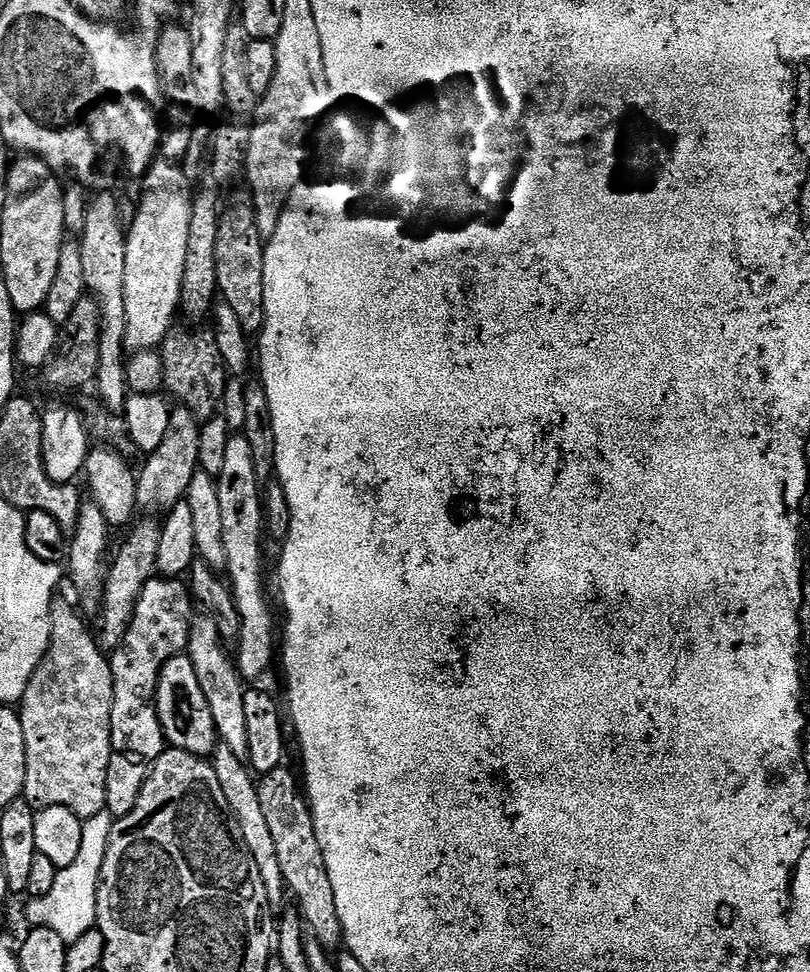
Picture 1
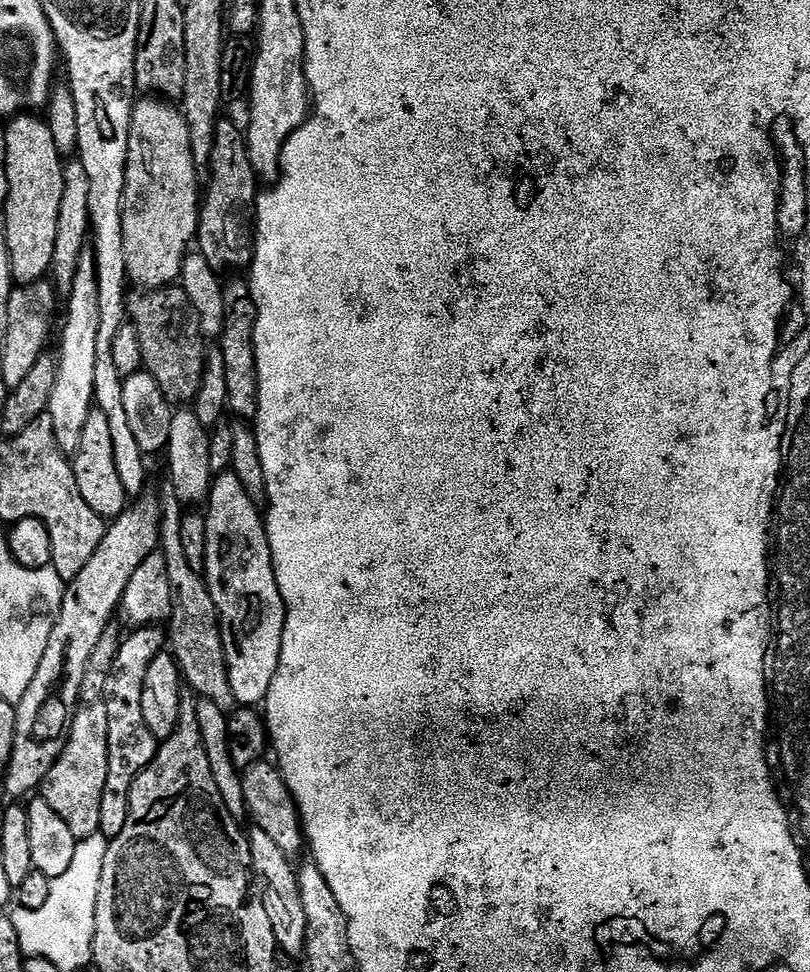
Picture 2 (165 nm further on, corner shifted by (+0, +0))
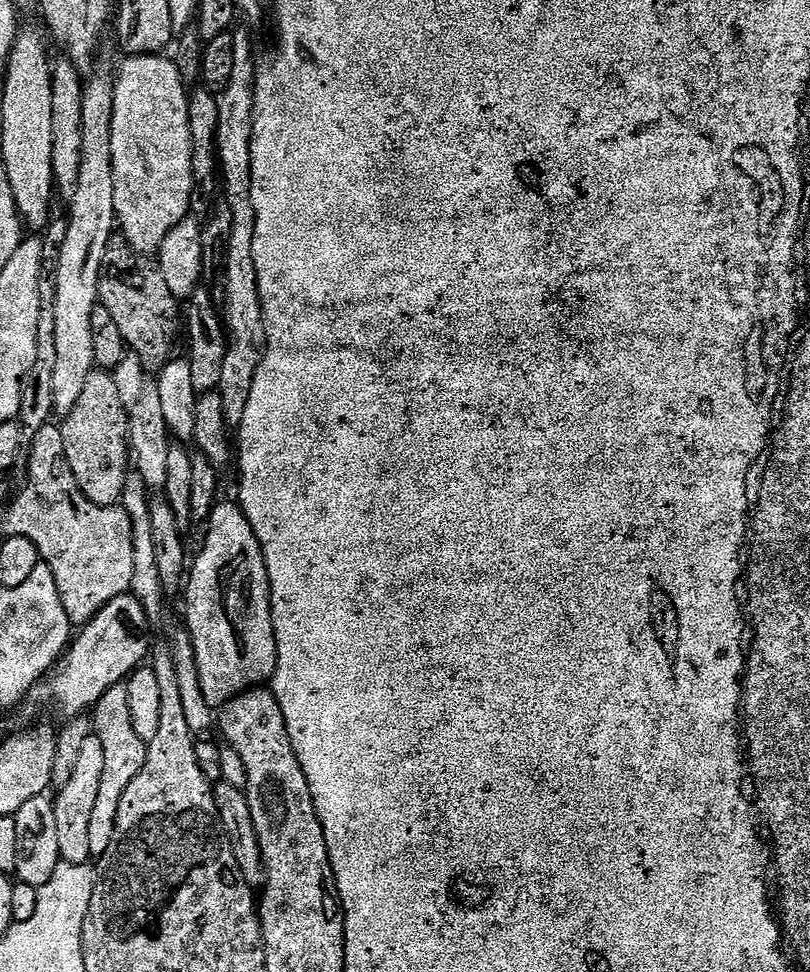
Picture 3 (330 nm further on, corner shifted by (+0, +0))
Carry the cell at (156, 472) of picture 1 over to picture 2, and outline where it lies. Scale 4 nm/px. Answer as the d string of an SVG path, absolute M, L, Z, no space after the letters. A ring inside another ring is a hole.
M145 494L133 499L123 514L105 527L102 542L98 550L94 550L94 558L82 566L78 578L67 581L60 613L56 615L54 630L50 630L50 642L46 642L46 654L42 654L42 663L26 694L22 694L16 703L14 748L8 772L2 777L2 784L12 798L24 798L20 796L35 788L37 791L62 754L66 729L80 699L79 687L82 686L86 662L108 624L113 623L112 615L115 612L117 615L121 607L130 578L138 575L142 562L146 562L146 558L159 547L160 501L155 495ZM63 684L64 696L60 693Z

